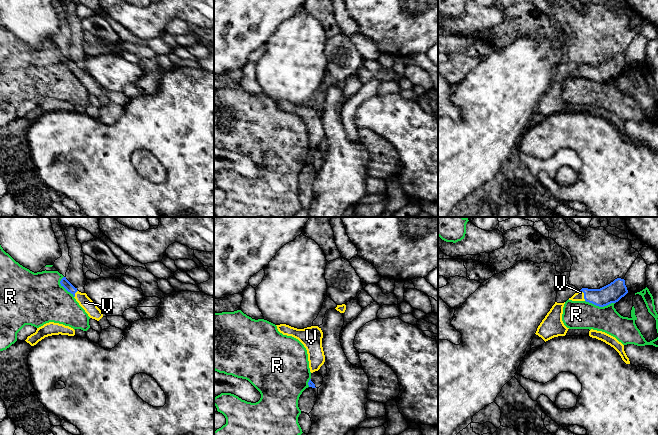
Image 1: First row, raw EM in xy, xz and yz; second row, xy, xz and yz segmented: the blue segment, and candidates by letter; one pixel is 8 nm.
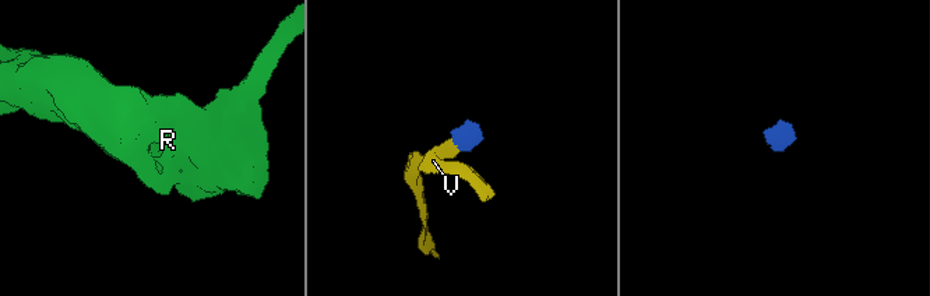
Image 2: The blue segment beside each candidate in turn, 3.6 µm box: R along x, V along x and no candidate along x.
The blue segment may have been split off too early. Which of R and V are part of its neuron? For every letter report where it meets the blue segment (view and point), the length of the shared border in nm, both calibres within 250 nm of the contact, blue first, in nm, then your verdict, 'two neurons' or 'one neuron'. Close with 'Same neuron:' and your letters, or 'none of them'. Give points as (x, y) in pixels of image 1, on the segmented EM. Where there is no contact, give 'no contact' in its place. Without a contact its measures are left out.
R: yz (600, 306) | 240 nm | 160/220 nm | two neurons
V: yz (584, 295) | 100 nm | 160/80 nm | one neuron
Same neuron: V

